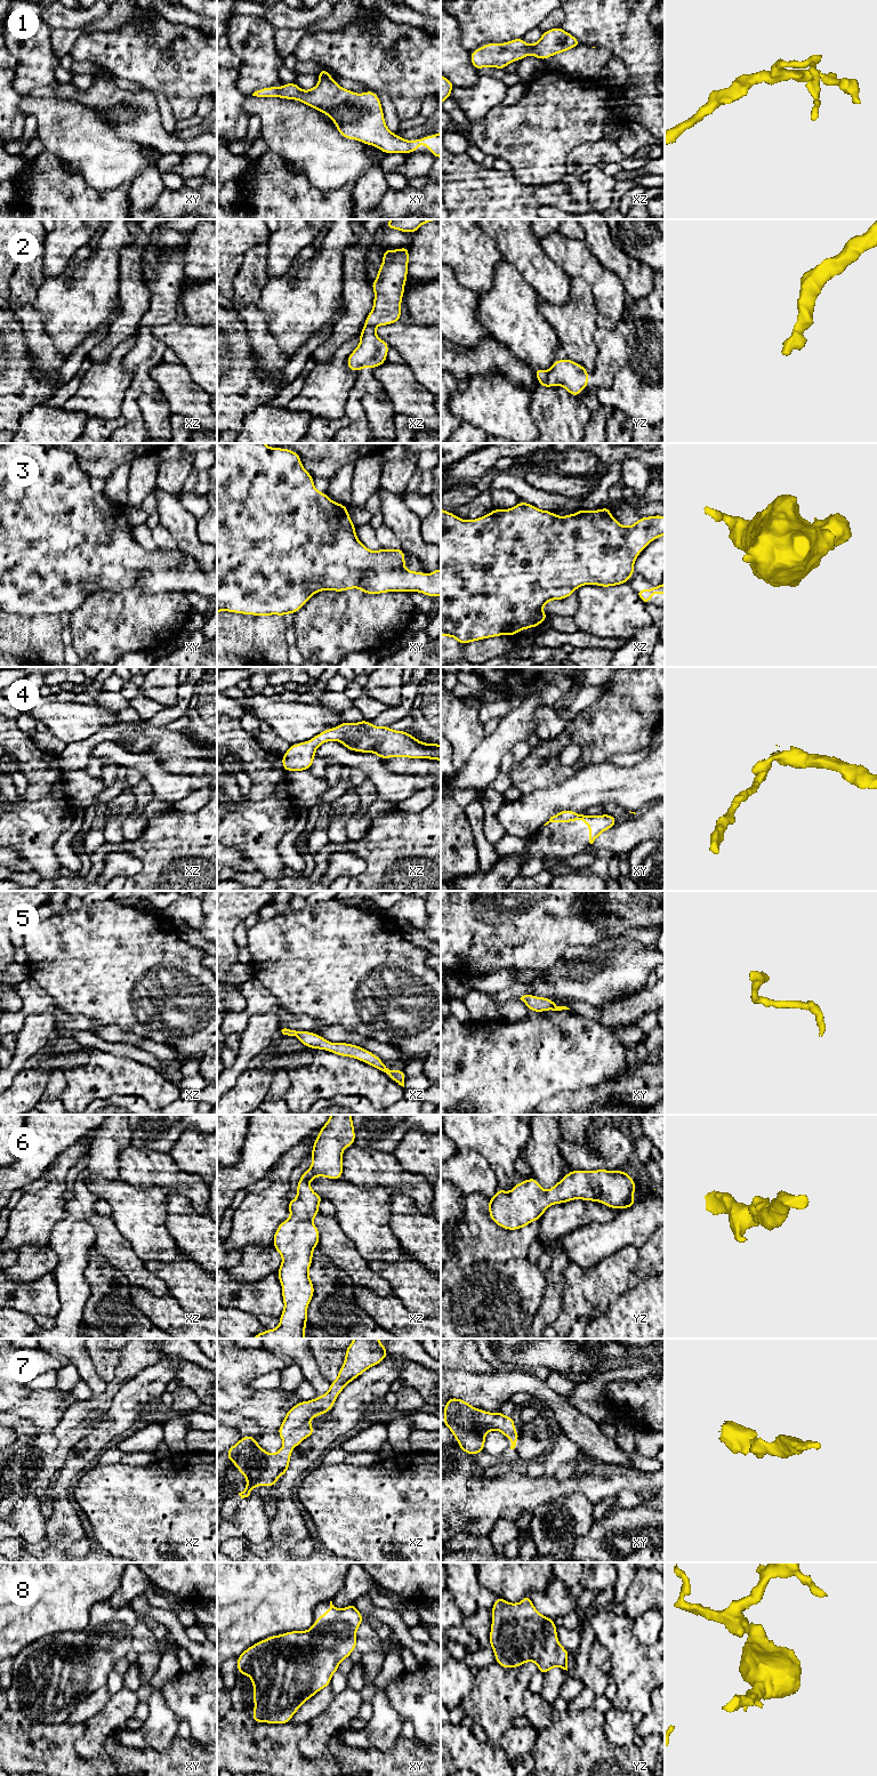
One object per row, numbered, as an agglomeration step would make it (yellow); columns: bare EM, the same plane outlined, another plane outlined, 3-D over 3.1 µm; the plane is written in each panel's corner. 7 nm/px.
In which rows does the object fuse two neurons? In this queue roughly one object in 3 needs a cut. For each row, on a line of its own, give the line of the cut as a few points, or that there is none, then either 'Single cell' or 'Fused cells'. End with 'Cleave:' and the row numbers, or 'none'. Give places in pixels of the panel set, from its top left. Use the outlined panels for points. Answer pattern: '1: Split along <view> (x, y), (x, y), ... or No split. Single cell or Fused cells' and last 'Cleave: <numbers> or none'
1: No split. Single cell
2: No split. Single cell
3: No split. Single cell
4: Split along xz (351, 724), (351, 728), (339, 741). Fused cells
5: No split. Single cell
6: No split. Single cell
7: No split. Single cell
8: No split. Single cell
Cleave: 4

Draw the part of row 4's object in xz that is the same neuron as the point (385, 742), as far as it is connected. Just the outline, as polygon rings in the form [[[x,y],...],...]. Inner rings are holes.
[[[365,720],[351,724],[340,742],[349,750],[375,753],[383,760],[408,757],[441,761],[441,745],[426,744],[405,731],[376,726]]]

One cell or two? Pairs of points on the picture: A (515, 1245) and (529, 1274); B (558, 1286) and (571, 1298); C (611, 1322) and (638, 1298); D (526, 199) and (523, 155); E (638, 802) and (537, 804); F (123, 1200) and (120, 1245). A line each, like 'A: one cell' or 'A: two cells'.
A: two cells
B: two cells
C: one cell
D: two cells
E: one cell
F: two cells

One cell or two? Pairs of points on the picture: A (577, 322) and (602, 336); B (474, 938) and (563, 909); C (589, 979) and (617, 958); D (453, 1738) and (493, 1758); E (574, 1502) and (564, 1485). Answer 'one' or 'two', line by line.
A: two
B: one
C: one
D: one
E: two

